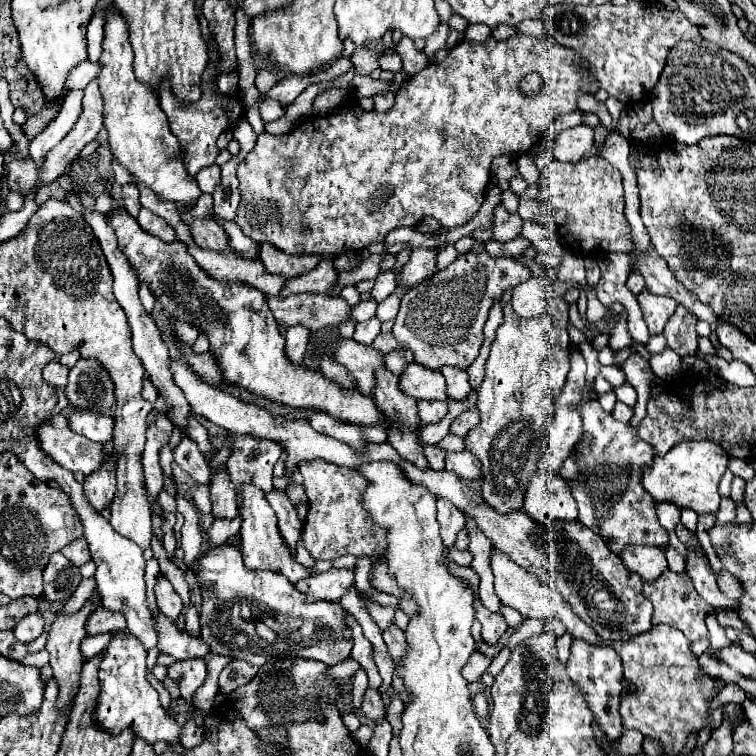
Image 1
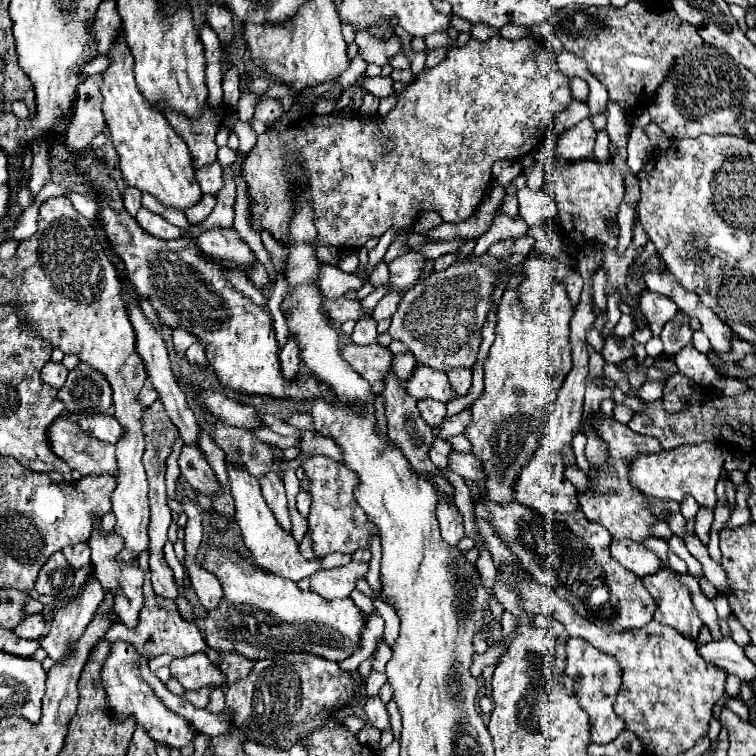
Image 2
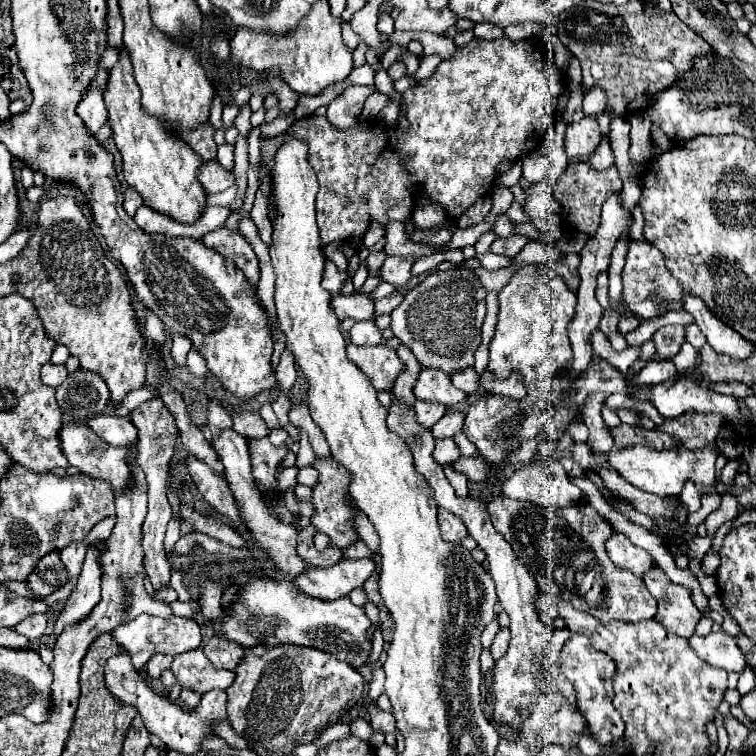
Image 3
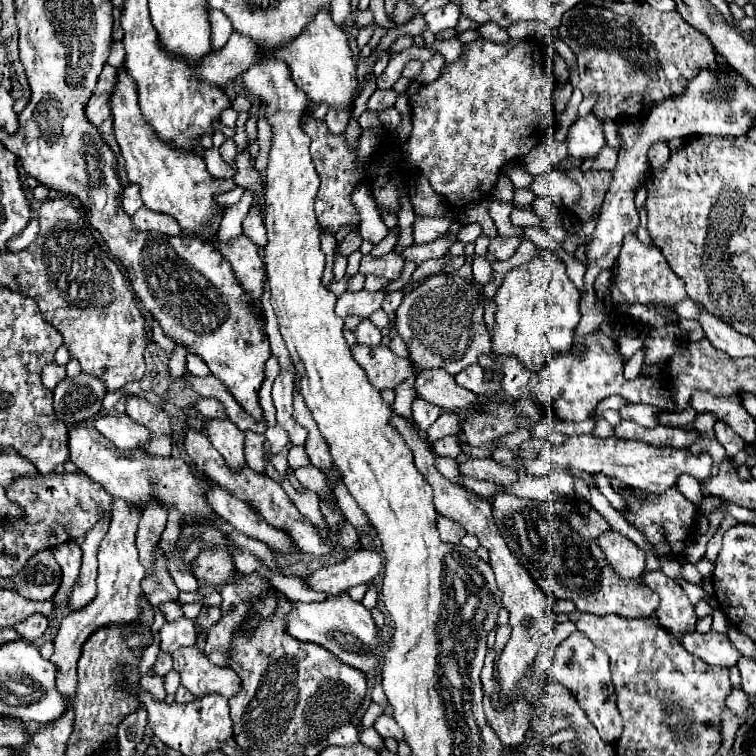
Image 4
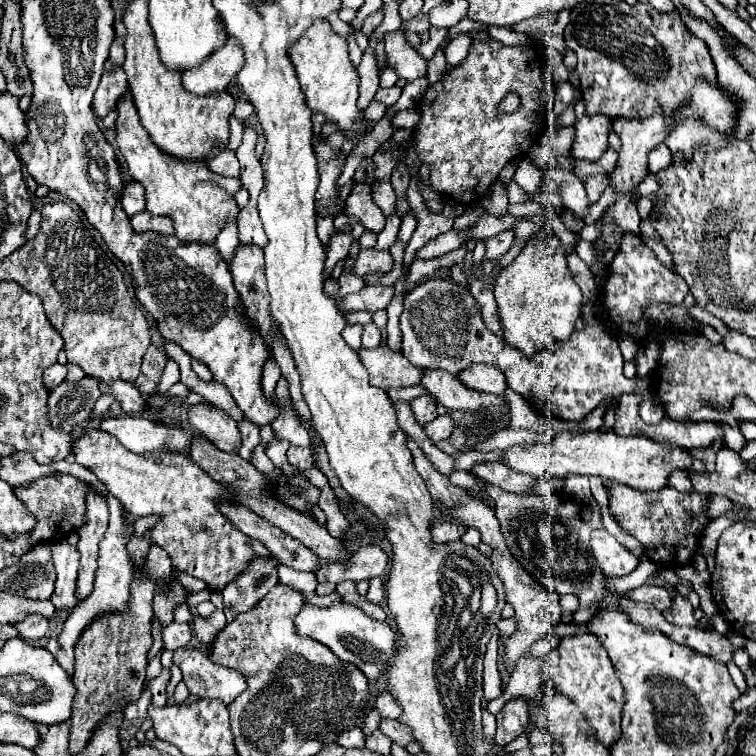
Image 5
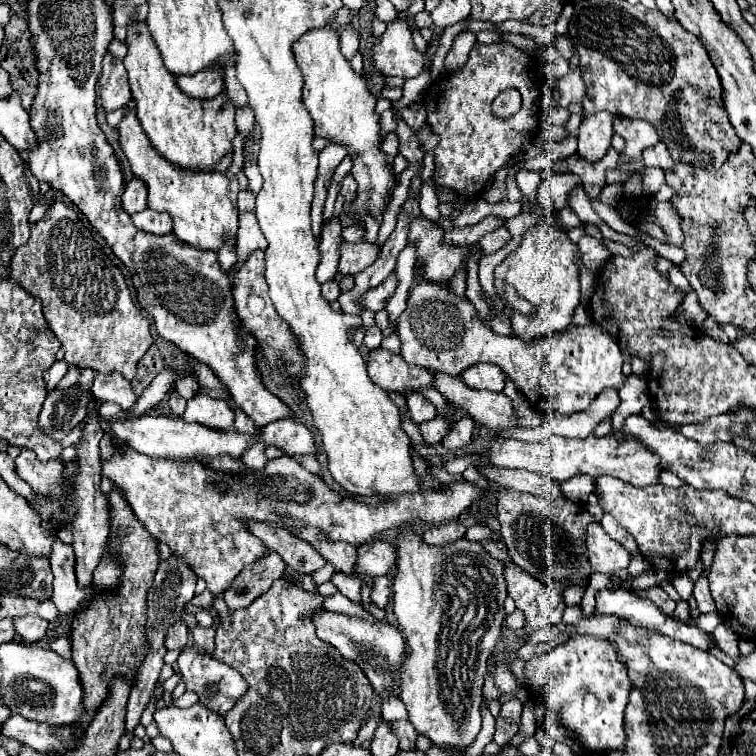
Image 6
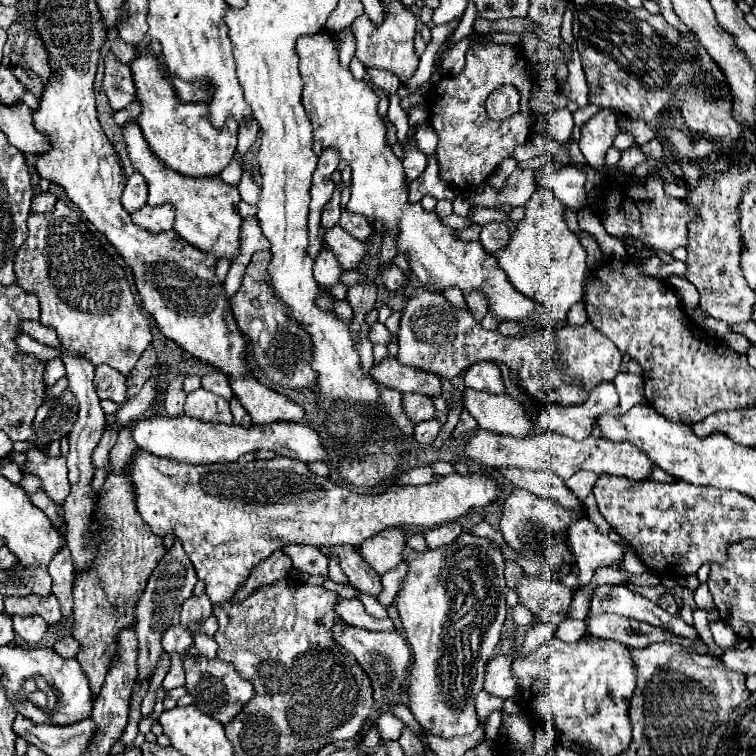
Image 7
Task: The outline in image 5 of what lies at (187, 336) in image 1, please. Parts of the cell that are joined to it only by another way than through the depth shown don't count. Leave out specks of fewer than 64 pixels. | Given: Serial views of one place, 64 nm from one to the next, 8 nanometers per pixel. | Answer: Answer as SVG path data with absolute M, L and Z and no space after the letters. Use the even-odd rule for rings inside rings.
M168 360L166 368L164 368L164 372L162 372L162 378L160 378L158 386L156 386L156 394L160 394L160 396L166 394L166 392L170 390L170 386L174 386L178 380L180 380L178 364L176 364L174 360Z

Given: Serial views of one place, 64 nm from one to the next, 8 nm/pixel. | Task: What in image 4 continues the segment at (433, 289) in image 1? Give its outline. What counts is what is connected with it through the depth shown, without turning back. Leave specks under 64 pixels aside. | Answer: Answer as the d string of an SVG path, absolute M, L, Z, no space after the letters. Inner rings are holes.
M436 274L404 296L396 310L396 328L416 368L442 368L458 374L466 366L478 364L480 356L494 360L492 336L486 330L482 314L482 298L472 282L452 274Z

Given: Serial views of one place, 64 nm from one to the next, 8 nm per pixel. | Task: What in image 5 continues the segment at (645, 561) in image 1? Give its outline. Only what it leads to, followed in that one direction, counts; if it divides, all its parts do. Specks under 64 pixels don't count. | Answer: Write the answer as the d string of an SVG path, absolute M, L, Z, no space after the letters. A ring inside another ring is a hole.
M598 528L598 530L592 532L590 548L592 548L592 556L594 556L596 564L608 576L630 574L638 566L638 562L640 562L626 546L622 546L604 528Z

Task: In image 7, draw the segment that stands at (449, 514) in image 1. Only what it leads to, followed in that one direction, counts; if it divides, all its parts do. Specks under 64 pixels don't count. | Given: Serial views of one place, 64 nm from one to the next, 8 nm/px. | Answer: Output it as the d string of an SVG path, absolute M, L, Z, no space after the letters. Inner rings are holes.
M446 522L446 524L442 524L442 526L436 526L436 528L428 530L428 532L424 534L424 538L426 538L428 548L434 550L434 548L440 548L440 546L444 546L444 544L454 542L454 540L460 536L460 532L462 532L462 526L460 526L458 522Z

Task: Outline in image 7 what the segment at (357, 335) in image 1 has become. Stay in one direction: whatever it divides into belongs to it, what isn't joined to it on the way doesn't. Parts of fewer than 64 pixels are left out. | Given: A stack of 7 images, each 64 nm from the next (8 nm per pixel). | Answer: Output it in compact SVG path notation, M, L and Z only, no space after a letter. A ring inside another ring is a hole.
M374 322L372 326L370 326L370 332L368 332L368 338L370 338L370 342L372 344L390 344L392 342L392 338L394 338L394 334L382 324L382 322Z

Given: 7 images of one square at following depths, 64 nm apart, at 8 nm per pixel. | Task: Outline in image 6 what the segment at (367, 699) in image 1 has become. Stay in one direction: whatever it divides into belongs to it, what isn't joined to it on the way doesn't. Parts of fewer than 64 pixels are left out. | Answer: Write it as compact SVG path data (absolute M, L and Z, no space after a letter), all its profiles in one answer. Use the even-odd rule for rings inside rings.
M400 720L400 722L394 722L392 728L394 728L394 732L400 738L400 750L414 752L416 750L416 738L418 738L414 726L408 720Z

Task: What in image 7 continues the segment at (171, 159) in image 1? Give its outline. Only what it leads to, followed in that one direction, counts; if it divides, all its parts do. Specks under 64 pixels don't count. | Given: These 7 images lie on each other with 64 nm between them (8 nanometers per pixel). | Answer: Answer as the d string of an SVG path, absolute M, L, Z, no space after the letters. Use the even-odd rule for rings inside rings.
M126 124L124 126L124 142L128 144L128 156L134 168L146 178L150 196L148 202L152 206L172 202L176 206L176 222L174 230L186 240L192 242L202 252L214 254L218 260L234 260L240 254L240 224L242 218L238 214L240 194L238 188L224 184L220 178L188 178L178 172L166 168L148 148L140 126Z

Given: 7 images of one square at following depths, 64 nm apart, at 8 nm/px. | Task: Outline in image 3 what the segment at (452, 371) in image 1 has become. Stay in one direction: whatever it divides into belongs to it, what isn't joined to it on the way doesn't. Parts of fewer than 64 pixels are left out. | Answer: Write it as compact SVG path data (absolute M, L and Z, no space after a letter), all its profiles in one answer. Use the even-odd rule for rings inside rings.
M464 368L462 372L454 372L452 374L452 384L460 390L464 390L466 394L476 394L478 392L478 372L476 368Z

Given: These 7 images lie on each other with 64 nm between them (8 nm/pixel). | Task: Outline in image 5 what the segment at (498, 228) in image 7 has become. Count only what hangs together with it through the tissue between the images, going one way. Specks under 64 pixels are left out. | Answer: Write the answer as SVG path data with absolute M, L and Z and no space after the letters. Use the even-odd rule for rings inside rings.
M504 230L498 236L492 236L492 238L484 240L486 260L494 260L494 258L500 258L502 254L506 254L506 250L512 246L512 242L514 242L514 232L512 230Z

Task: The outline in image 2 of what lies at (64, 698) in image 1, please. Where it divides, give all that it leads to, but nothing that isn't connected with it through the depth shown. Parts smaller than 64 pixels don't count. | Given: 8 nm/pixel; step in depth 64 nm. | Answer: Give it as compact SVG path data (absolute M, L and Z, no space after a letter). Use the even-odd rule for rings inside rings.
M88 574L80 594L70 600L70 604L64 604L50 626L50 632L40 640L40 646L46 650L46 654L60 662L68 652L72 642L82 636L86 624L92 620L96 608L100 606L104 598L104 590L94 574Z

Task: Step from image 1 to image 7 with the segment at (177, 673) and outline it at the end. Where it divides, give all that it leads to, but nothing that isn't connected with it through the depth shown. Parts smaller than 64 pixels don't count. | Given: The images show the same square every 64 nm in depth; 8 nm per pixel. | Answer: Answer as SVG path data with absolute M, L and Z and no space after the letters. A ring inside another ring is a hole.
M188 656L184 660L184 672L186 672L186 690L194 698L194 706L200 708L206 716L216 718L220 724L228 724L234 720L242 708L254 698L256 690L250 680L244 680L228 662L222 660L206 660L206 658L194 658Z

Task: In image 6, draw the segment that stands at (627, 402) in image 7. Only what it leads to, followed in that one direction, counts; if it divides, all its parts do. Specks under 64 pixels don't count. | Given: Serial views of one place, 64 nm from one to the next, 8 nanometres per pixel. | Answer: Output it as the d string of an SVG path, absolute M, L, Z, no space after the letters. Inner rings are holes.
M636 374L624 376L624 384L620 386L618 394L620 394L622 402L616 408L616 412L612 414L612 426L614 428L620 428L622 420L626 416L640 412L650 402L650 398L646 396L646 380L642 376L636 376Z

